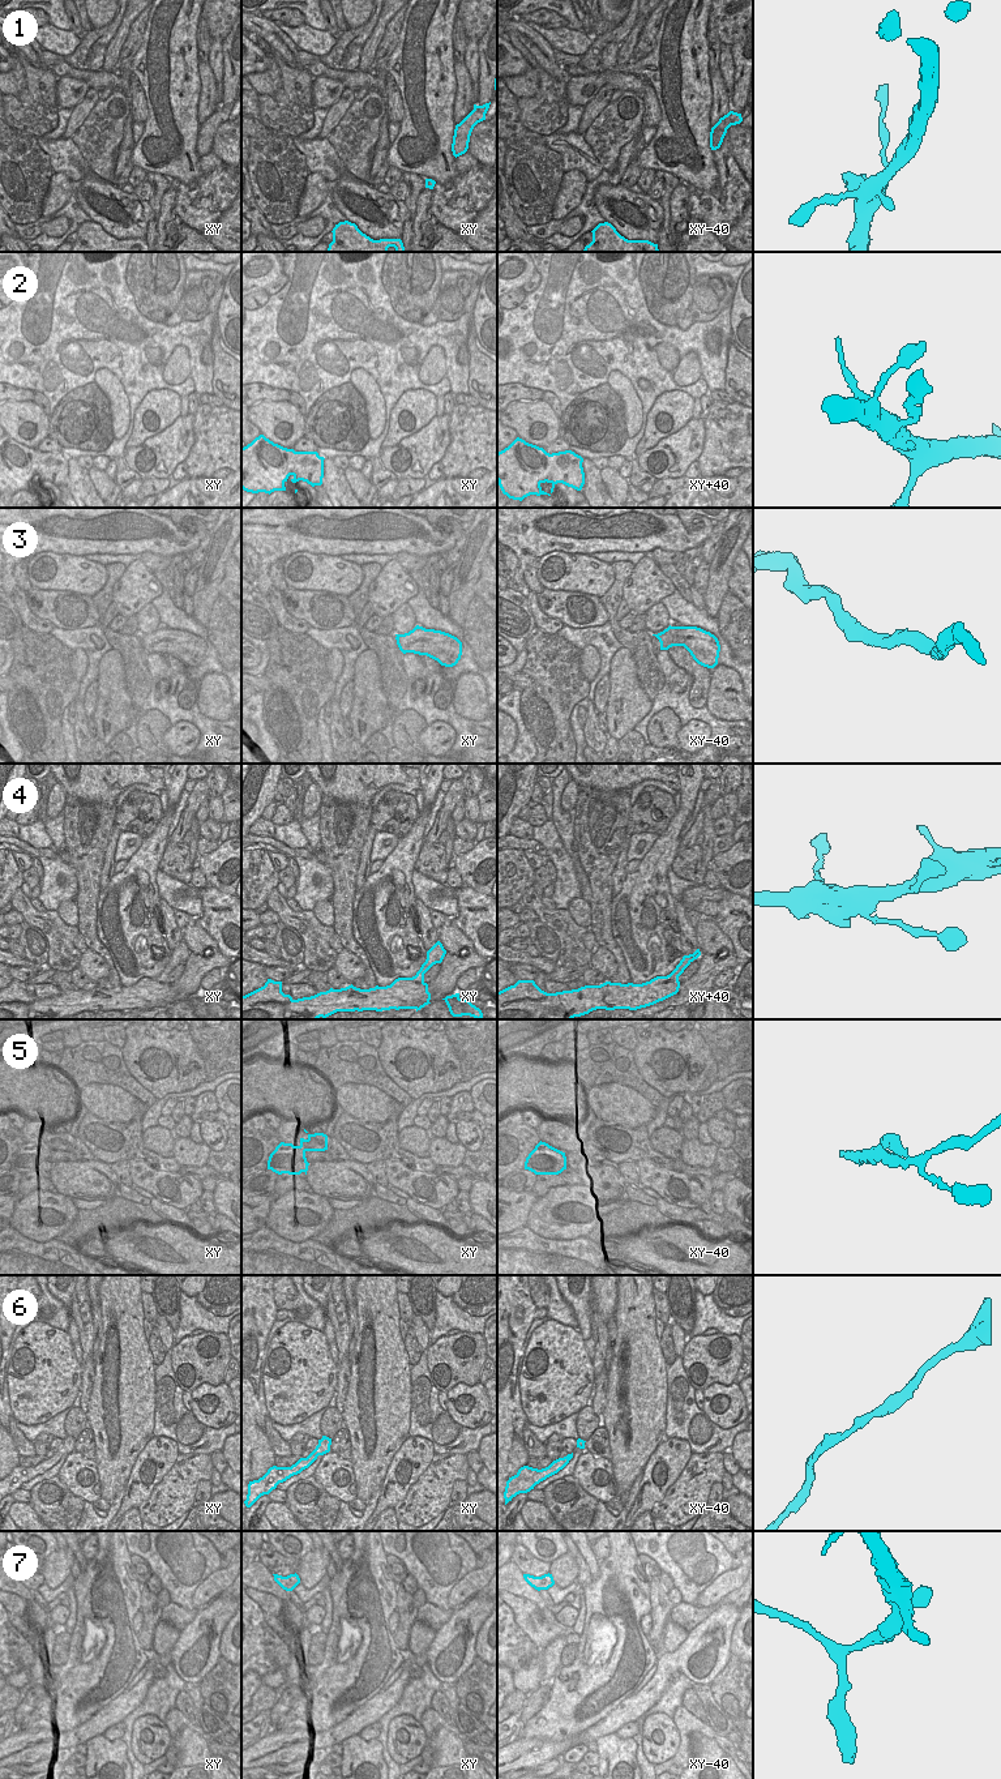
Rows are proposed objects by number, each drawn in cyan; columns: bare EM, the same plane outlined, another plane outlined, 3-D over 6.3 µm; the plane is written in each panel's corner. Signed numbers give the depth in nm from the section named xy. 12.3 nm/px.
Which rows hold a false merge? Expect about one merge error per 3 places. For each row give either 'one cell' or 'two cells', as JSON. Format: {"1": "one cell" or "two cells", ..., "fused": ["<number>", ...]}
{"1": "two cells", "2": "one cell", "3": "one cell", "4": "one cell", "5": "two cells", "6": "one cell", "7": "one cell", "fused": ["1", "5"]}

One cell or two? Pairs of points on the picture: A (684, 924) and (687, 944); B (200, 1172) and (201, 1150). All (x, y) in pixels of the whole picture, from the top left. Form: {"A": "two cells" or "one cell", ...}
{"A": "one cell", "B": "two cells"}

